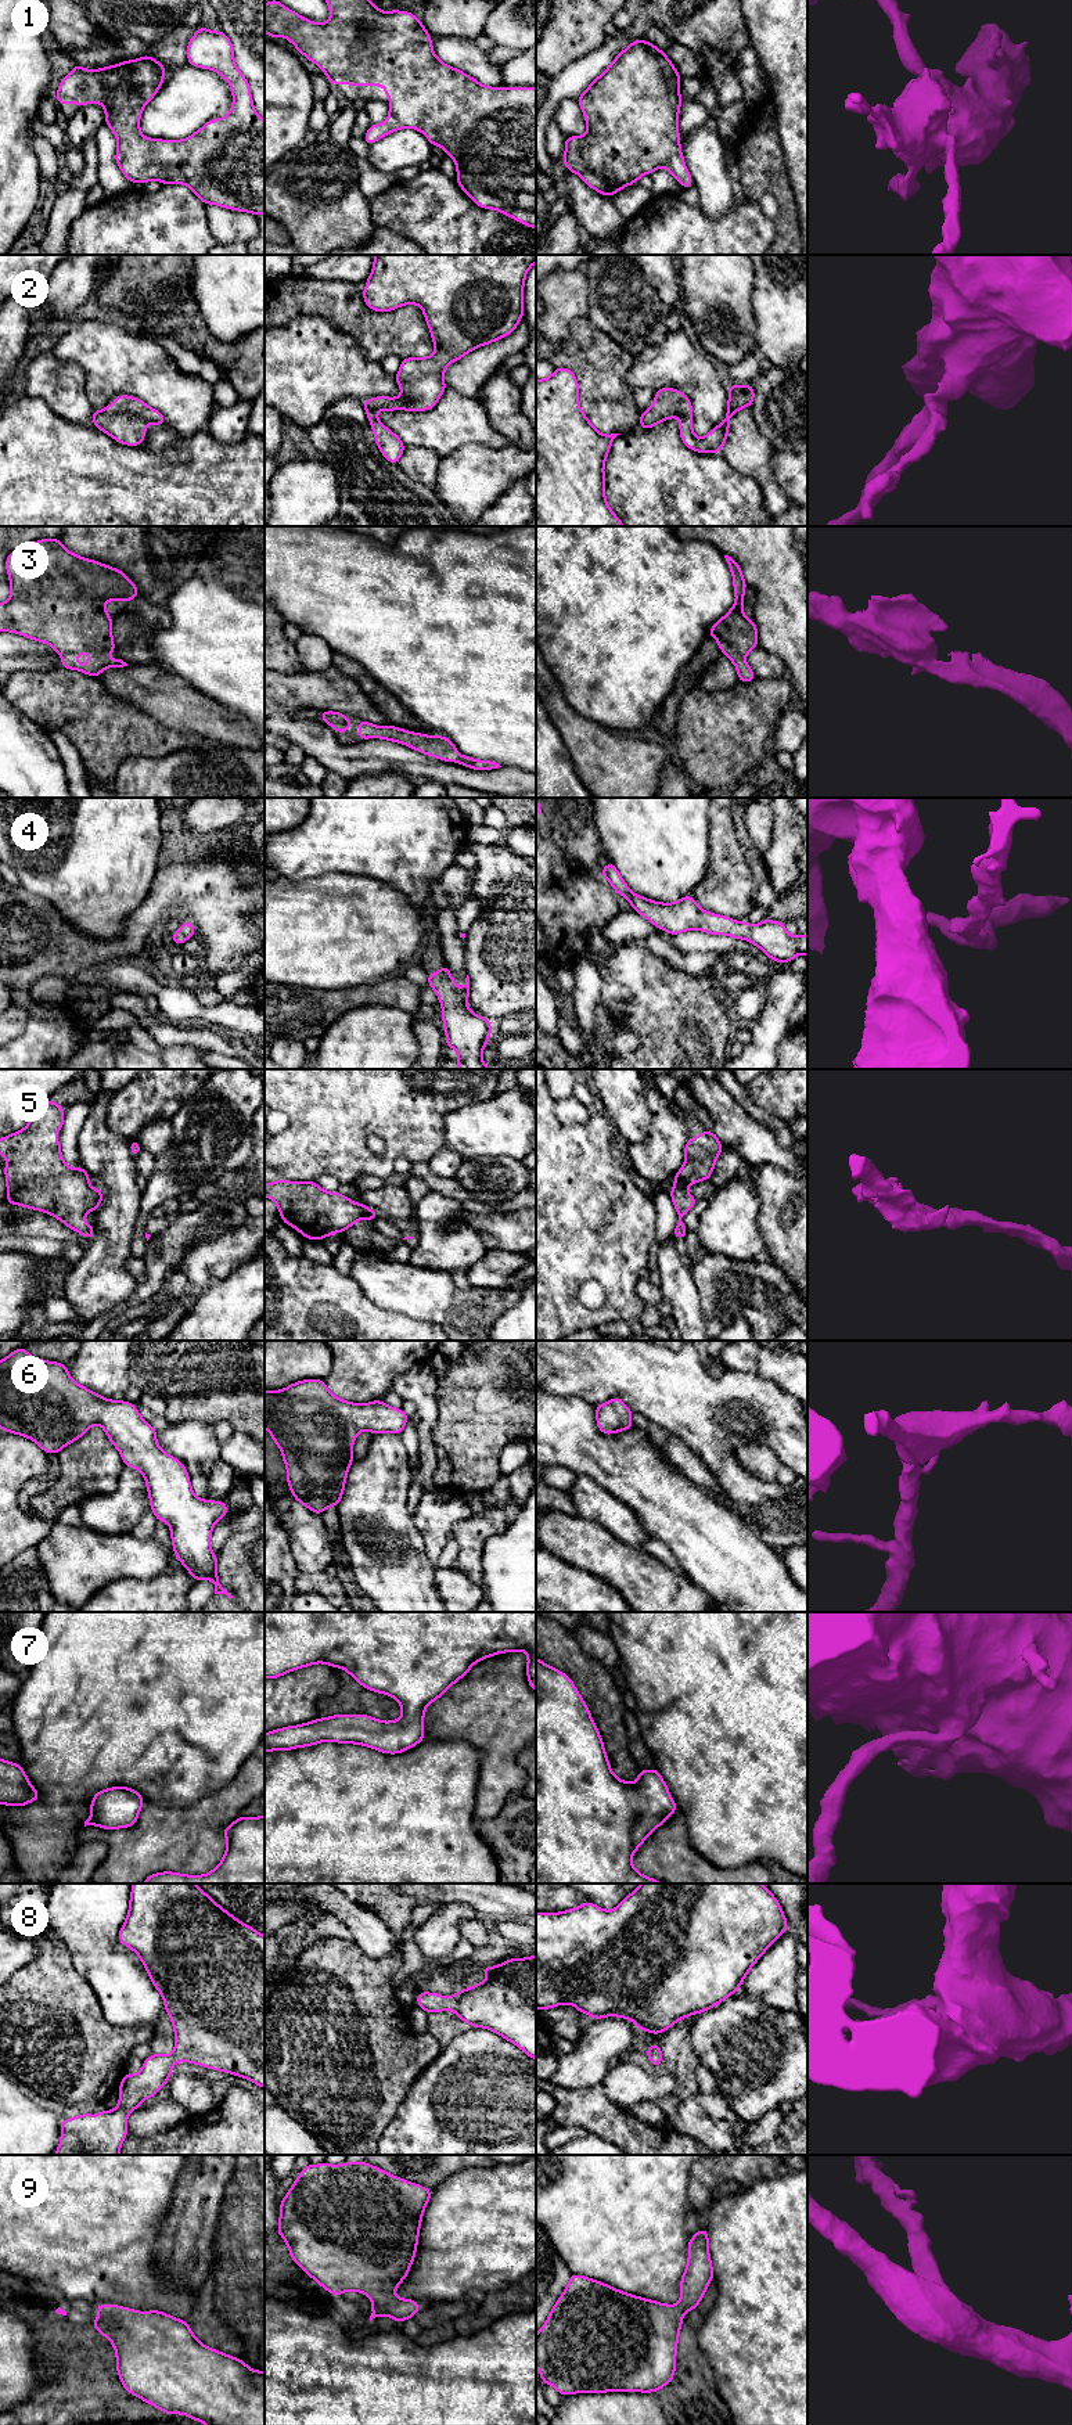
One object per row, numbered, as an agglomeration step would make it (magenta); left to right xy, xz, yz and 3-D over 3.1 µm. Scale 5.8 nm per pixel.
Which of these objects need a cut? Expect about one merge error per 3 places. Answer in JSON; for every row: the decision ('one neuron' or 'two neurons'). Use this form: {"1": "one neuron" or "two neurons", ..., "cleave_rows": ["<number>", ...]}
{"1": "one neuron", "2": "one neuron", "3": "one neuron", "4": "one neuron", "5": "one neuron", "6": "one neuron", "7": "one neuron", "8": "one neuron", "9": "one neuron", "cleave_rows": []}

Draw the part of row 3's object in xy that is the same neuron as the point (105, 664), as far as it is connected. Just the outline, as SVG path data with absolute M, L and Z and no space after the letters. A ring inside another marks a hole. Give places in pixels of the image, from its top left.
M42 539L30 546L8 554L6 568L10 578L11 594L7 602L0 604L0 632L12 632L24 637L51 645L62 659L62 668L98 677L107 668L127 666L122 659L105 659L115 652L112 638L112 618L105 611L105 601L130 602L140 594L134 583L119 569L94 560L82 558L68 551L60 539ZM80 652L89 652L89 663L78 665Z

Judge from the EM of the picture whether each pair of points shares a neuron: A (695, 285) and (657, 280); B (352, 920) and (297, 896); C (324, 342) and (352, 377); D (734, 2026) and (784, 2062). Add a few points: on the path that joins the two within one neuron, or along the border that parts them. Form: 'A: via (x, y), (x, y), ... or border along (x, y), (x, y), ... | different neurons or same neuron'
A: border along (677, 273), (680, 305) | different neurons
B: via (338, 920), (320, 920), (310, 910) | same neuron
C: via (326, 351), (344, 369) | same neuron
D: via (747, 2039), (772, 2062) | same neuron

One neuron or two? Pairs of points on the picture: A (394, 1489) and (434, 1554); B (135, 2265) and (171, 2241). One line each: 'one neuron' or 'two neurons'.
A: two neurons
B: two neurons

